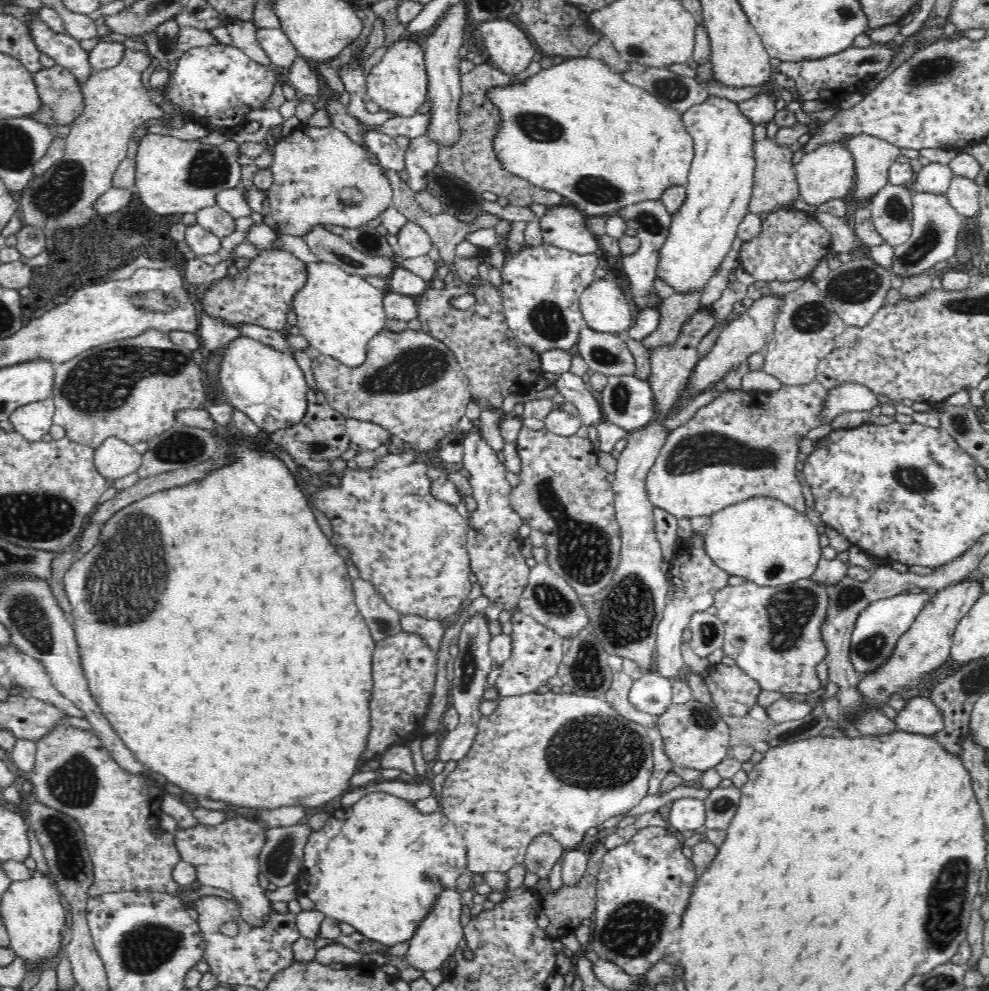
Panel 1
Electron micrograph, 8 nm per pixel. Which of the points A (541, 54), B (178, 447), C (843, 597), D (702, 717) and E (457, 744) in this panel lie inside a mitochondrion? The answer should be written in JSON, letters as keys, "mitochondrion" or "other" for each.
{"A":"other","B":"mitochondrion","C":"mitochondrion","D":"mitochondrion","E":"other"}

